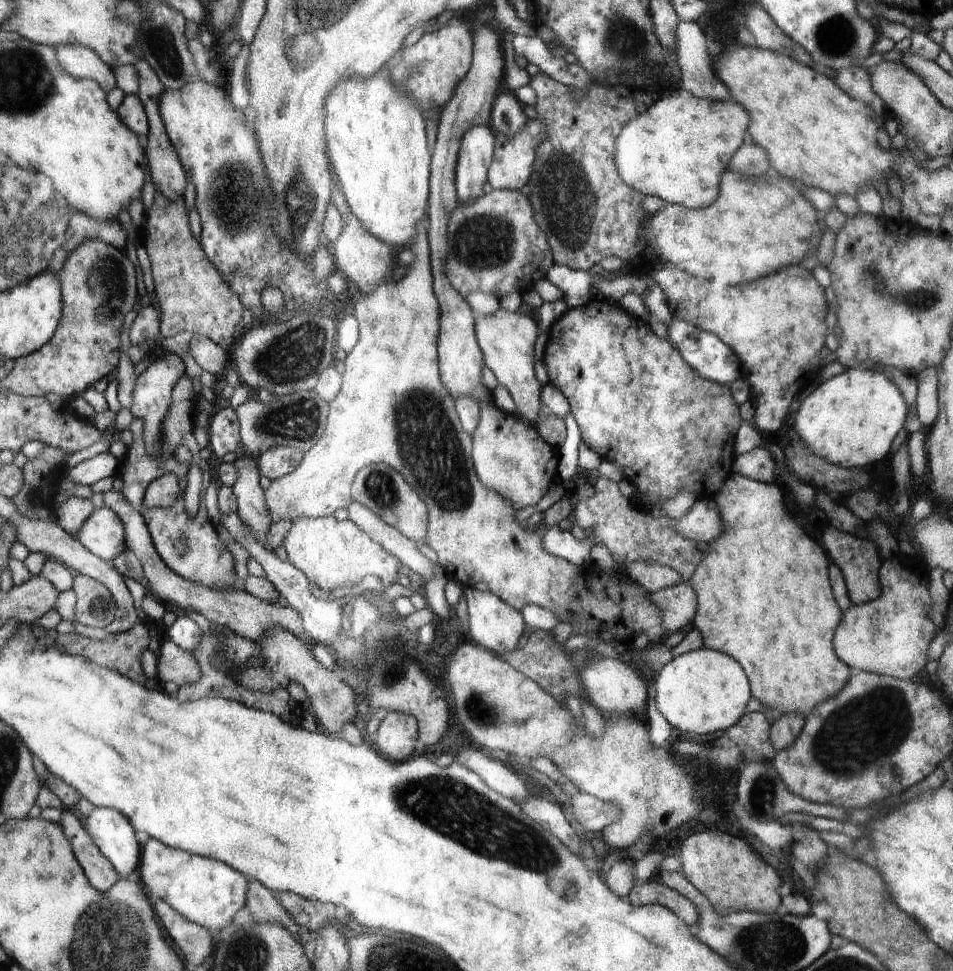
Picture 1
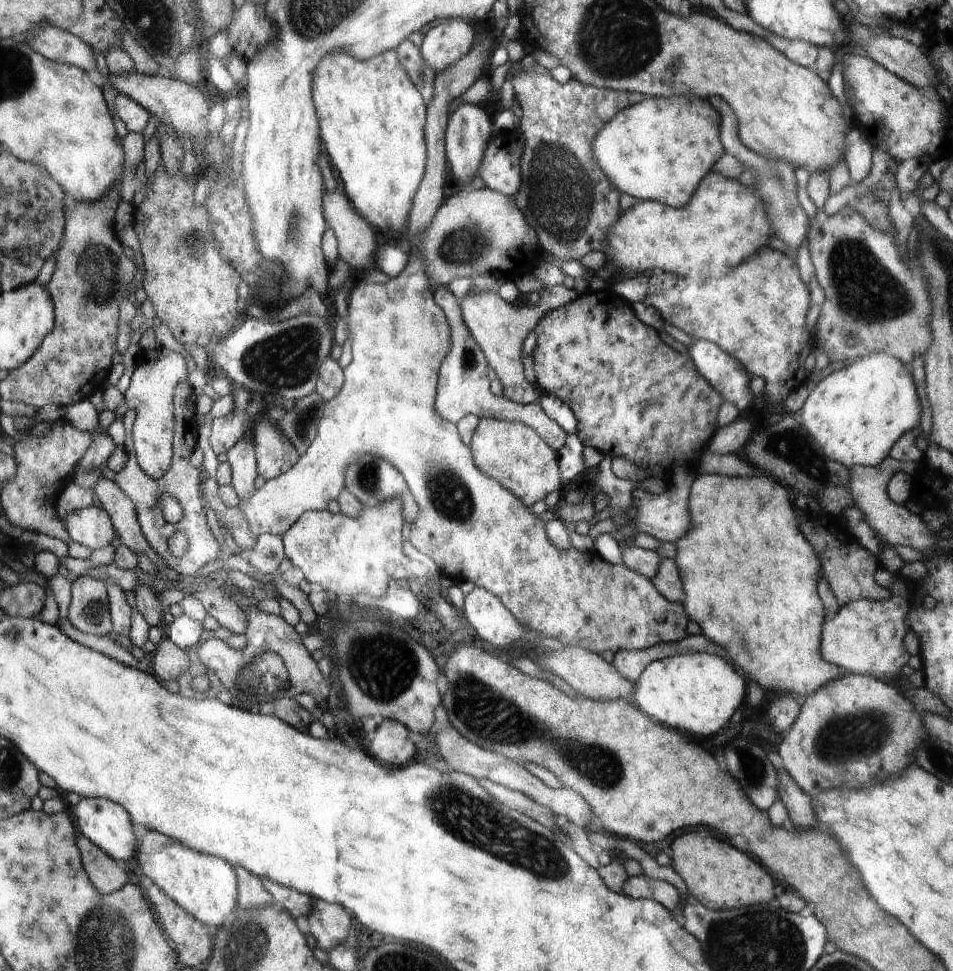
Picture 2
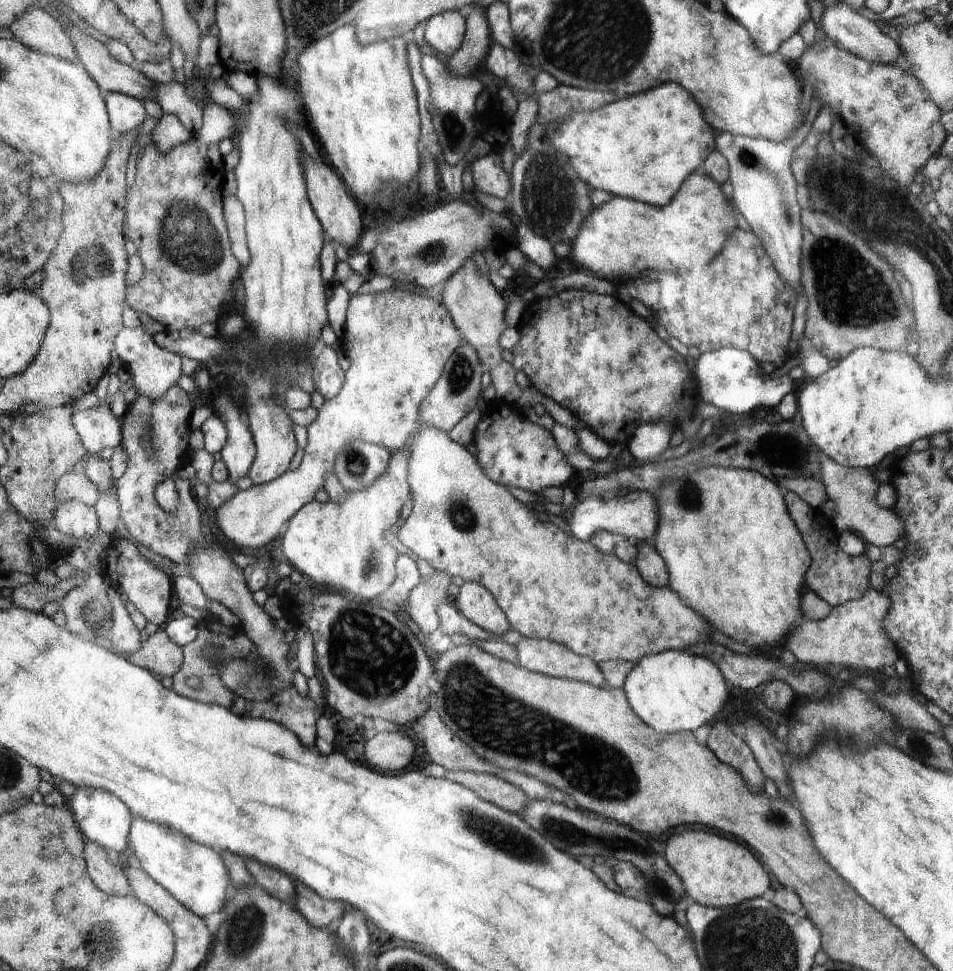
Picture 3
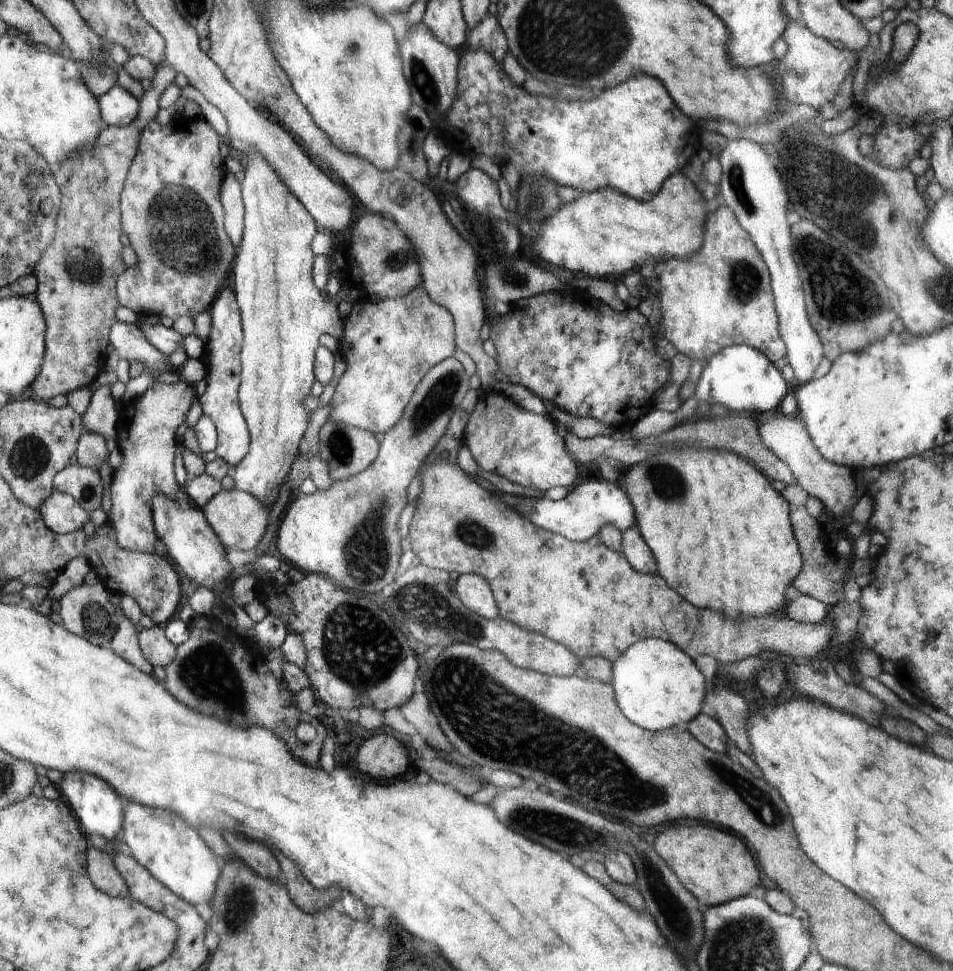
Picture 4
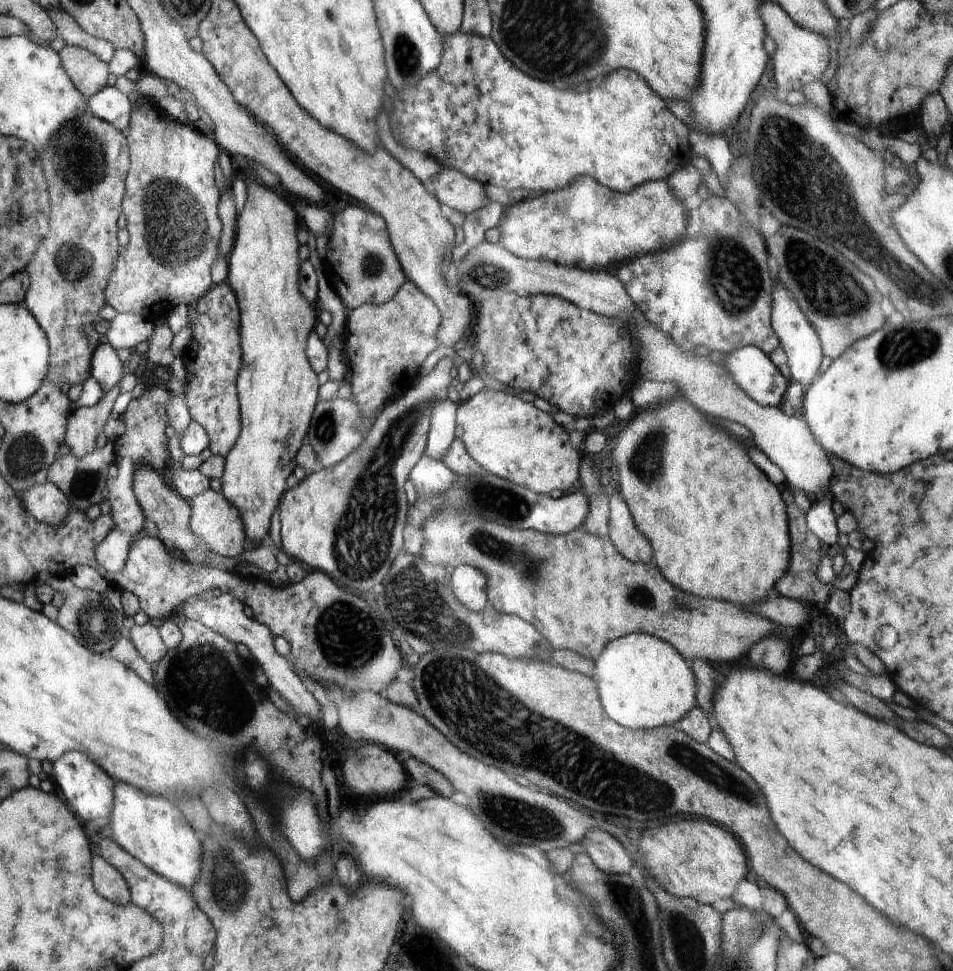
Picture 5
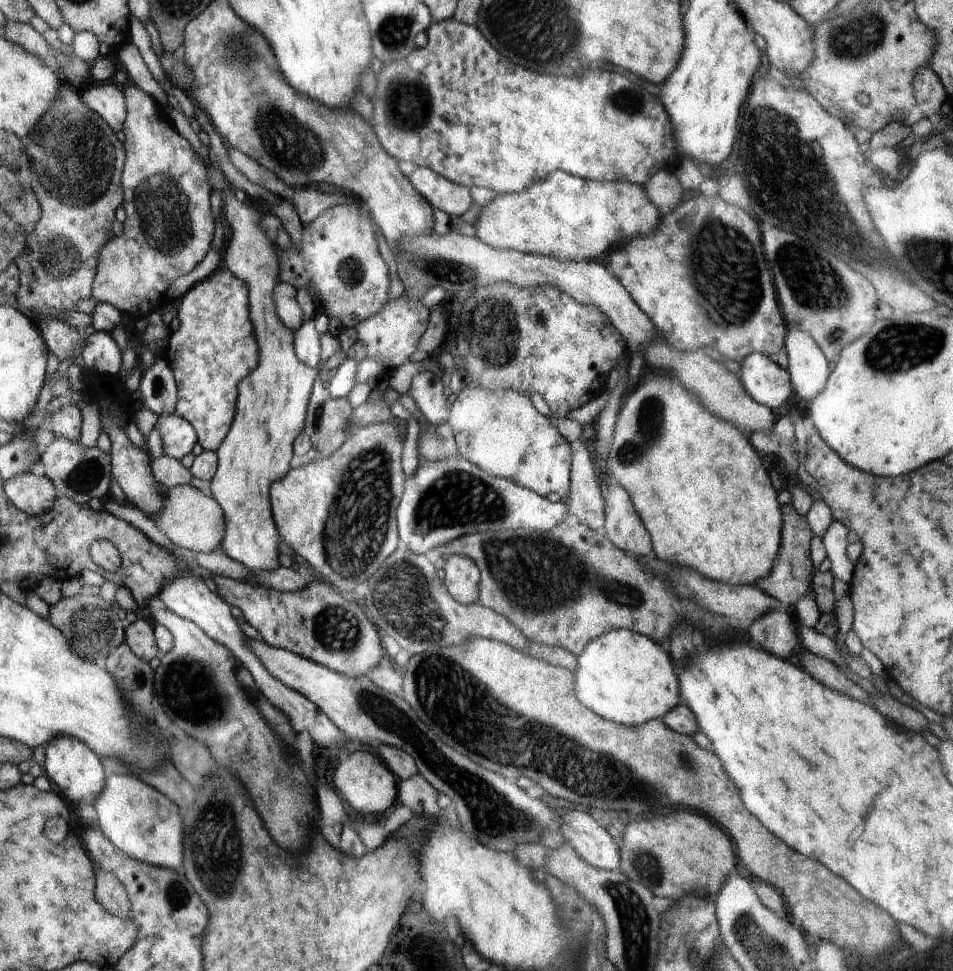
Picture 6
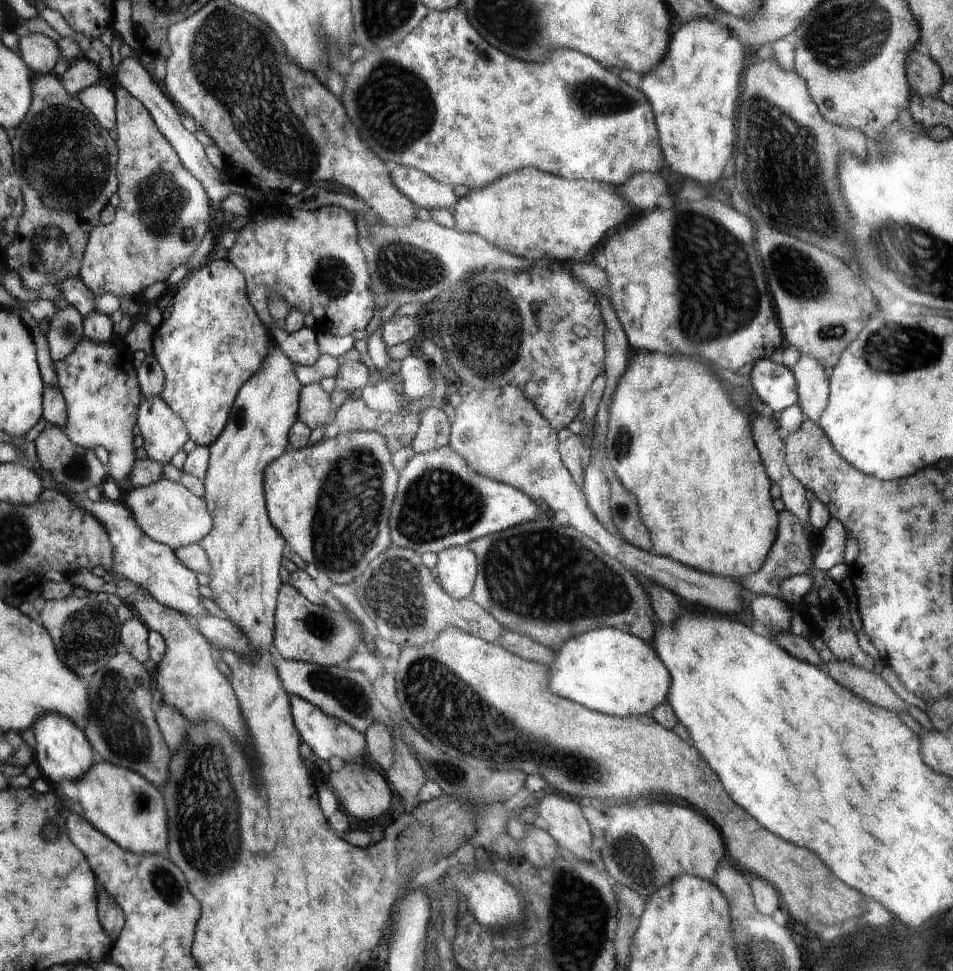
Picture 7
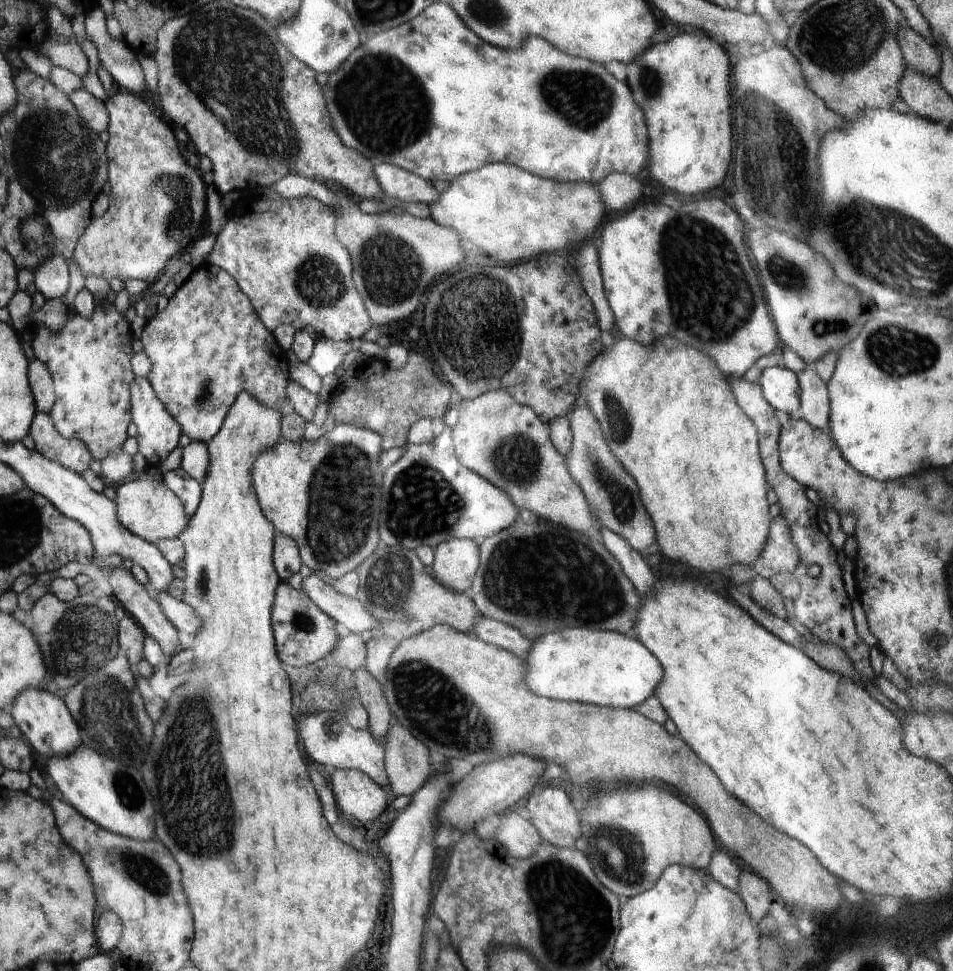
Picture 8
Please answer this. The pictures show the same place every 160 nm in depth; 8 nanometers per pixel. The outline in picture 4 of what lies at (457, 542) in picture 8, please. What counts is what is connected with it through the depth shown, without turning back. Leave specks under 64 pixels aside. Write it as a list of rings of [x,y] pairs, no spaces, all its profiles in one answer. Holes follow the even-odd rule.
[[[474,573],[460,575],[455,592],[462,604],[465,604],[478,616],[488,620],[499,617],[498,603],[495,601],[490,585],[484,577]]]

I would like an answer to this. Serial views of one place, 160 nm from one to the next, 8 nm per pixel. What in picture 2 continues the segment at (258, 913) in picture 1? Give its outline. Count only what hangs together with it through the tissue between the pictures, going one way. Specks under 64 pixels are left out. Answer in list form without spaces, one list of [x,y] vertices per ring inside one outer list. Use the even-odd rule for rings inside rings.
[[[237,868],[238,906],[242,911],[260,910],[275,906],[273,896],[264,888],[258,875]]]

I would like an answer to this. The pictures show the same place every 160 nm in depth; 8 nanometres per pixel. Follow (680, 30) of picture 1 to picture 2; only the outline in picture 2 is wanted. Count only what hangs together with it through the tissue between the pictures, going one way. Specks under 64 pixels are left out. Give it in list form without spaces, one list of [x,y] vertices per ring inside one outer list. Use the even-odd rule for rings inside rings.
[[[710,96],[710,104],[720,112],[722,120],[720,120],[721,143],[726,152],[733,154],[737,159],[740,159],[745,164],[745,170],[753,168],[758,172],[759,183],[754,185],[765,202],[767,215],[769,216],[771,225],[775,230],[776,238],[785,242],[791,249],[796,250],[802,240],[807,238],[809,232],[809,221],[802,205],[798,201],[797,181],[794,176],[794,167],[787,162],[775,159],[774,157],[765,157],[747,146],[742,144],[738,134],[738,118],[734,116],[730,104],[718,96]]]

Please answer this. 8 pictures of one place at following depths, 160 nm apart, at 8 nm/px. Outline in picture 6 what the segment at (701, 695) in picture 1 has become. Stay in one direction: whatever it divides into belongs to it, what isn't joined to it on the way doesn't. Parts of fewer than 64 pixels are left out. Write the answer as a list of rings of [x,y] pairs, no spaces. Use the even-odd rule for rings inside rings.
[[[614,629],[590,641],[577,656],[575,696],[592,712],[616,724],[640,726],[663,716],[681,702],[673,660],[660,644],[642,633]]]

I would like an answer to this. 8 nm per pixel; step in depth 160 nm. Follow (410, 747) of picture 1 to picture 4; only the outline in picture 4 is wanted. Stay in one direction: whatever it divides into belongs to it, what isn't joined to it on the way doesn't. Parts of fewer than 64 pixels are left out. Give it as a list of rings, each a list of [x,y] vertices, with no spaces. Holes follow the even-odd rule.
[[[391,733],[377,734],[364,742],[358,751],[358,768],[366,778],[392,780],[408,770],[406,747]]]

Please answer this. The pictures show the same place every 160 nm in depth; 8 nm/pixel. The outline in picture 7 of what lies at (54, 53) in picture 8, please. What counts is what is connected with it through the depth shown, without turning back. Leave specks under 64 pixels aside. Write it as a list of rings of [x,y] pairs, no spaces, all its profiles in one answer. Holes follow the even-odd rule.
[[[28,33],[19,37],[18,48],[22,60],[36,75],[52,73],[61,55],[56,42],[42,33]]]

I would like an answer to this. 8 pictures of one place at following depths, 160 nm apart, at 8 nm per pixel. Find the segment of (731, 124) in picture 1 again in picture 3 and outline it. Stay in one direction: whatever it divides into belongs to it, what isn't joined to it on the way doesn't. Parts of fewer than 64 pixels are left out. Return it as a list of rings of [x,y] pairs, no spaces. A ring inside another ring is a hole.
[[[664,84],[630,97],[622,97],[589,113],[574,111],[559,125],[547,125],[547,137],[552,147],[566,155],[574,167],[575,174],[588,182],[592,188],[606,190],[632,200],[654,206],[666,206],[678,192],[684,179],[701,170],[703,162],[715,148],[715,132],[704,116],[698,102],[690,98],[678,84]]]

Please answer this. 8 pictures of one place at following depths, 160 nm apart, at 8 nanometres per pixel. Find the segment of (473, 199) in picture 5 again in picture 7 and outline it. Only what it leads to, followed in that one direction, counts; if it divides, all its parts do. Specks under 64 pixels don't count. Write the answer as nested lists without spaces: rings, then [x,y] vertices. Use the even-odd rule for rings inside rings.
[[[398,166],[391,171],[391,179],[403,195],[410,199],[416,208],[446,208],[453,212],[459,197],[454,193],[453,187],[431,179],[421,170]]]

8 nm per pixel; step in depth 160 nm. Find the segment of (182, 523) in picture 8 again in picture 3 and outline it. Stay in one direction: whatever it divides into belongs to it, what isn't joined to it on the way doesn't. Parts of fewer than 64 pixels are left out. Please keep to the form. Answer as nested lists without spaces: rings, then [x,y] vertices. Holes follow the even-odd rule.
[[[393,288],[385,291],[378,291],[377,293],[352,295],[349,300],[344,332],[340,341],[340,350],[350,359],[350,367],[345,372],[345,381],[340,392],[338,392],[334,398],[324,401],[324,404],[318,409],[317,418],[307,426],[307,444],[302,450],[303,457],[300,465],[293,471],[286,471],[284,475],[278,479],[274,479],[270,483],[253,485],[245,491],[238,491],[230,500],[227,500],[216,510],[219,528],[224,532],[226,537],[234,542],[235,546],[240,548],[243,546],[244,548],[260,548],[260,546],[266,546],[266,544],[272,542],[272,540],[280,538],[284,528],[288,525],[289,520],[294,514],[305,504],[314,501],[316,492],[324,488],[327,476],[334,472],[335,458],[341,451],[341,448],[347,445],[351,440],[363,440],[367,443],[374,443],[375,445],[386,447],[391,454],[401,451],[402,449],[409,450],[407,477],[411,490],[412,512],[405,520],[402,528],[397,529],[398,540],[400,540],[404,546],[407,546],[413,556],[423,558],[435,571],[445,572],[451,577],[460,576],[462,580],[474,581],[486,587],[496,599],[498,606],[504,611],[511,628],[518,631],[523,637],[529,639],[546,639],[563,644],[580,656],[590,657],[595,663],[618,659],[636,662],[642,657],[655,655],[667,650],[686,651],[689,650],[693,644],[710,640],[708,638],[708,633],[714,630],[709,628],[709,624],[705,617],[689,606],[686,606],[680,600],[679,594],[676,591],[673,591],[669,586],[655,587],[654,585],[648,584],[641,577],[635,564],[622,562],[615,553],[607,555],[606,553],[600,552],[590,541],[581,541],[577,537],[568,536],[565,531],[562,531],[562,529],[554,524],[540,522],[533,509],[528,509],[528,507],[516,499],[504,485],[495,483],[493,480],[490,480],[490,477],[485,475],[477,458],[472,456],[465,446],[452,440],[446,431],[439,428],[428,427],[426,423],[419,423],[419,408],[422,401],[426,398],[430,389],[438,382],[444,365],[450,358],[450,355],[462,342],[462,334],[455,327],[451,314],[440,300],[428,296],[421,296],[407,290]]]

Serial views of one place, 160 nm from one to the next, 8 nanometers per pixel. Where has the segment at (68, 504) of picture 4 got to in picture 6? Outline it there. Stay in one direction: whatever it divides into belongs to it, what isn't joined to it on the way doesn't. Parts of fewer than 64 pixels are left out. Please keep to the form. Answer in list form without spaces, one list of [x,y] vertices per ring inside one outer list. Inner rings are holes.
[[[28,472],[5,482],[5,493],[13,504],[30,516],[40,516],[53,506],[57,491],[46,476]]]

